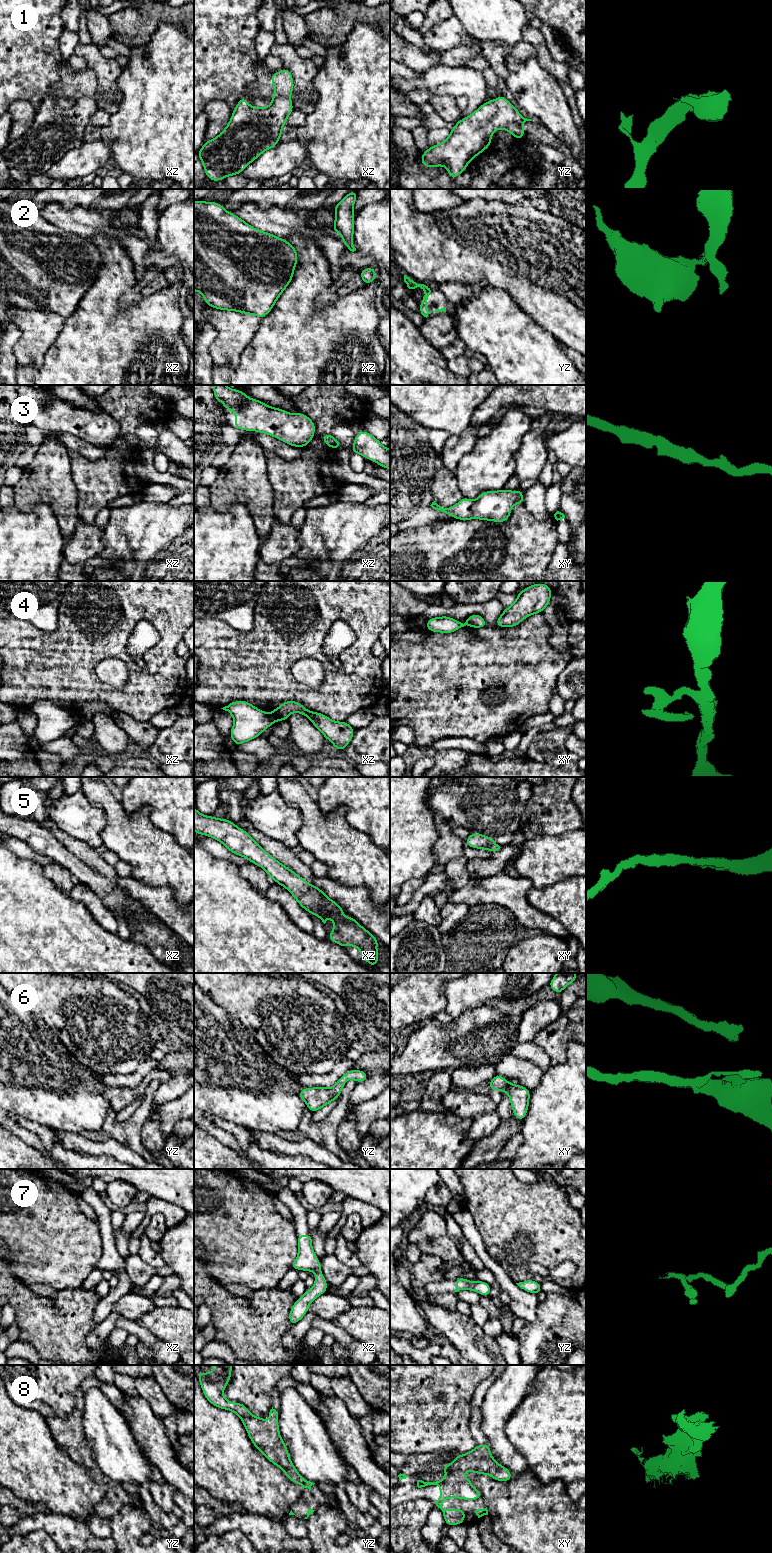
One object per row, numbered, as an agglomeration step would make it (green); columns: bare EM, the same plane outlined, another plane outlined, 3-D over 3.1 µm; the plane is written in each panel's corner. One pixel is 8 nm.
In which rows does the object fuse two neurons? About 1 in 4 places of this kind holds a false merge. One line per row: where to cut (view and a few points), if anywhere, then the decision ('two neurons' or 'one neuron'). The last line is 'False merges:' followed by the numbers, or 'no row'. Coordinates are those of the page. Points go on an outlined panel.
1: no cut | one neuron
2: yz (430, 288), (425, 292) | two neurons
3: no cut | one neuron
4: xz (271, 713), (276, 719) | two neurons
5: no cut | one neuron
6: no cut | one neuron
7: no cut | one neuron
8: no cut | one neuron
False merges: 2, 4

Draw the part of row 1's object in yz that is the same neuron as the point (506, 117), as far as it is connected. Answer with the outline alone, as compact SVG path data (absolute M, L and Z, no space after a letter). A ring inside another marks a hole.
M502 95L494 101L489 100L481 105L470 116L455 123L448 138L435 146L429 147L421 156L421 163L424 167L438 167L440 165L448 169L451 179L455 179L468 166L469 162L491 145L491 137L496 129L503 129L510 132L516 139L525 136L523 123L532 121L524 118L519 111Z

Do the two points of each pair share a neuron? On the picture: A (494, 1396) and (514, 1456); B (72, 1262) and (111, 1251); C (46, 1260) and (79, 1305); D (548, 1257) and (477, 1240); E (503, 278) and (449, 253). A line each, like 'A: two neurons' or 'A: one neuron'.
A: one neuron
B: two neurons
C: two neurons
D: two neurons
E: one neuron

